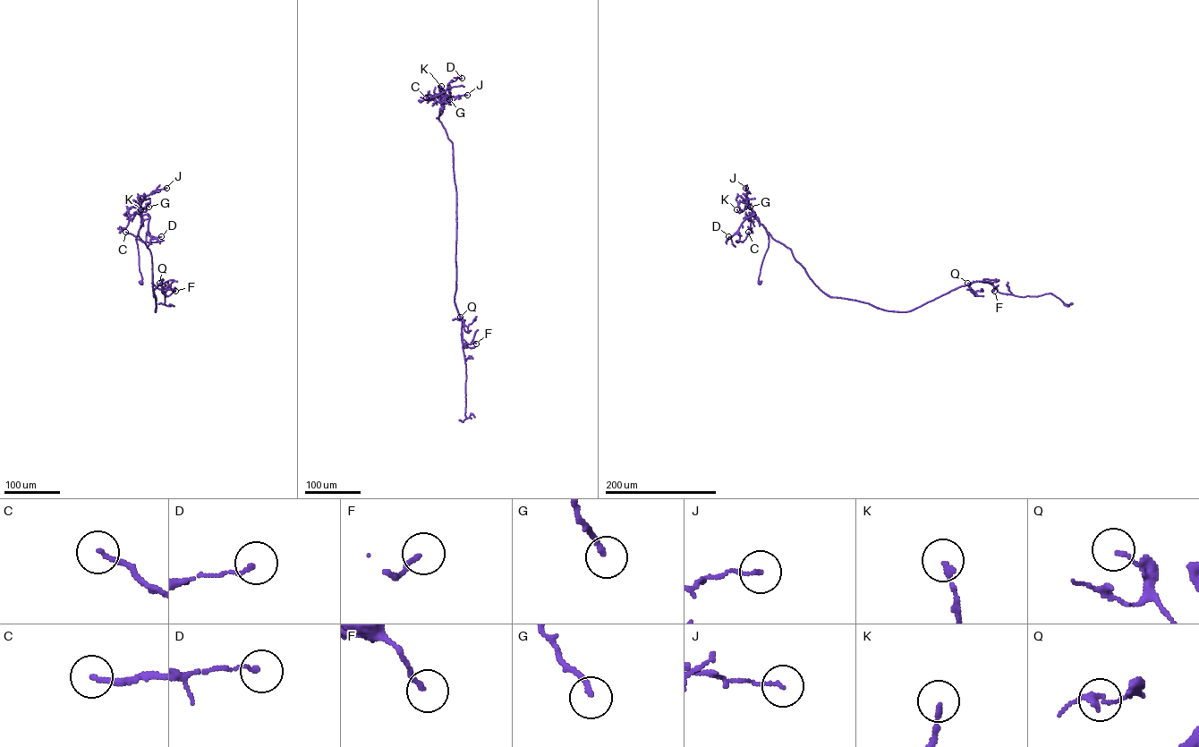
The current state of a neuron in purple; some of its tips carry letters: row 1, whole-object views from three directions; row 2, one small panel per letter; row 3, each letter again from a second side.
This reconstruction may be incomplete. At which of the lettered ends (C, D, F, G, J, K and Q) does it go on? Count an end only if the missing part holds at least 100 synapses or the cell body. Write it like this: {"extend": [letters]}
{"extend": []}

